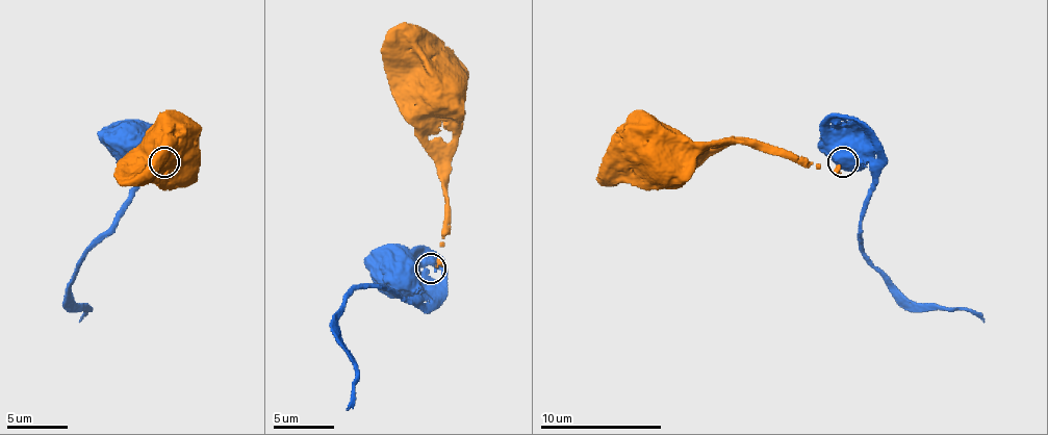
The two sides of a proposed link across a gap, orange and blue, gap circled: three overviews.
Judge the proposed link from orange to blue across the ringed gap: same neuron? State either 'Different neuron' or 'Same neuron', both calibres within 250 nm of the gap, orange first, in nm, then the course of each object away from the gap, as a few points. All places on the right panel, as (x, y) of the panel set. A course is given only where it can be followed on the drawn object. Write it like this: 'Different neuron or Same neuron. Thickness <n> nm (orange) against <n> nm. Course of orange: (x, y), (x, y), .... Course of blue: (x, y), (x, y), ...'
Different neuron. Thickness 280 nm (orange) against 950 nm. Course of orange: (842, 172), (738, 142), (650, 145), (638, 157), (638, 160), (647, 160). Course of blue: (845, 160), (860, 138), (857, 135)

